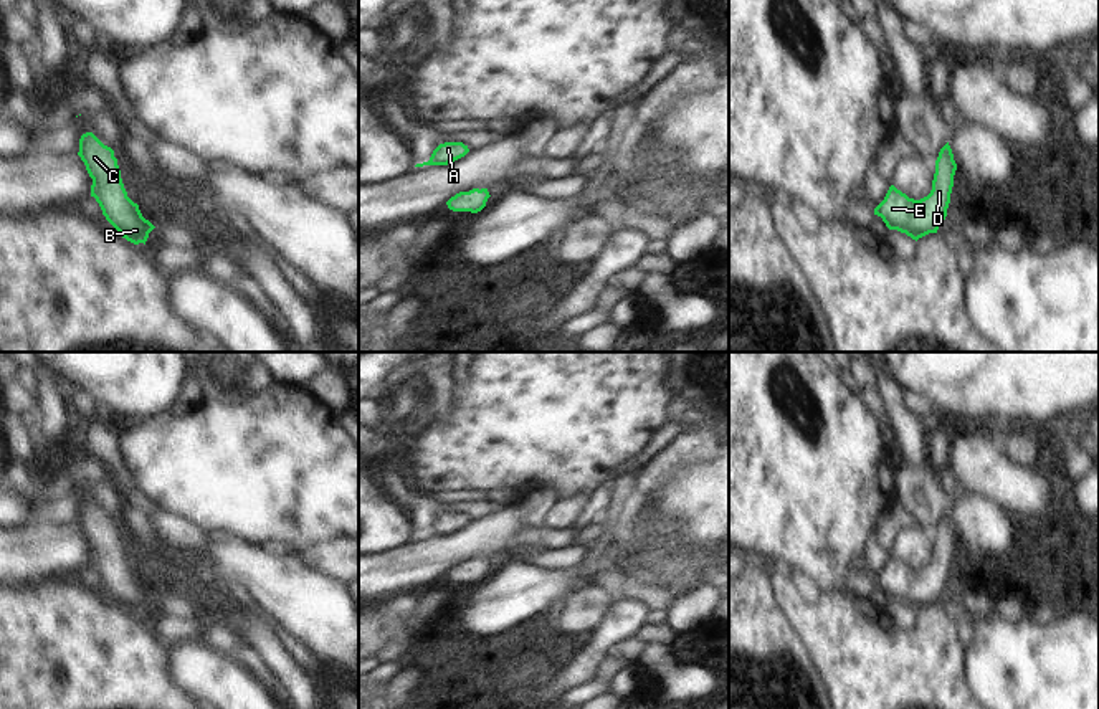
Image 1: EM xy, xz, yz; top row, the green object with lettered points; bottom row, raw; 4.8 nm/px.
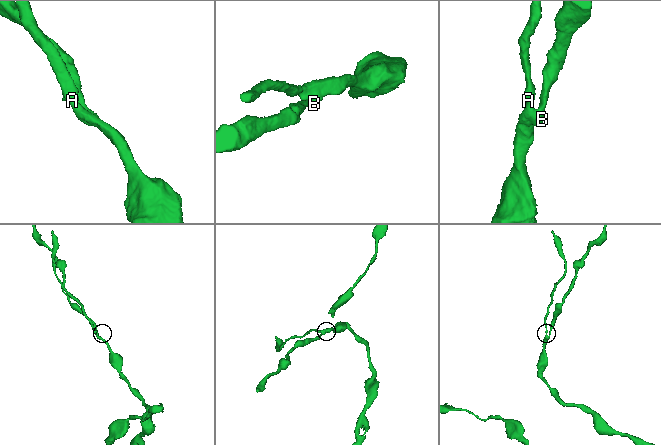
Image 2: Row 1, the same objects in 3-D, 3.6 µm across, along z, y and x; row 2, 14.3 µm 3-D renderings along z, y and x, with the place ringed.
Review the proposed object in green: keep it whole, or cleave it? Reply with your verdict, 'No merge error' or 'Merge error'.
No merge error

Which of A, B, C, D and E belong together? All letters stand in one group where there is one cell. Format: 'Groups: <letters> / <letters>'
Groups: A B C D E

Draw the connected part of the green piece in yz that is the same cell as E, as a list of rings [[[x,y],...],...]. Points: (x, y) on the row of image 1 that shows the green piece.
[[[947,142],[935,160],[930,193],[914,200],[891,185],[884,200],[874,208],[874,215],[881,217],[889,230],[906,233],[916,241],[937,233],[947,217],[955,170],[957,164]]]

